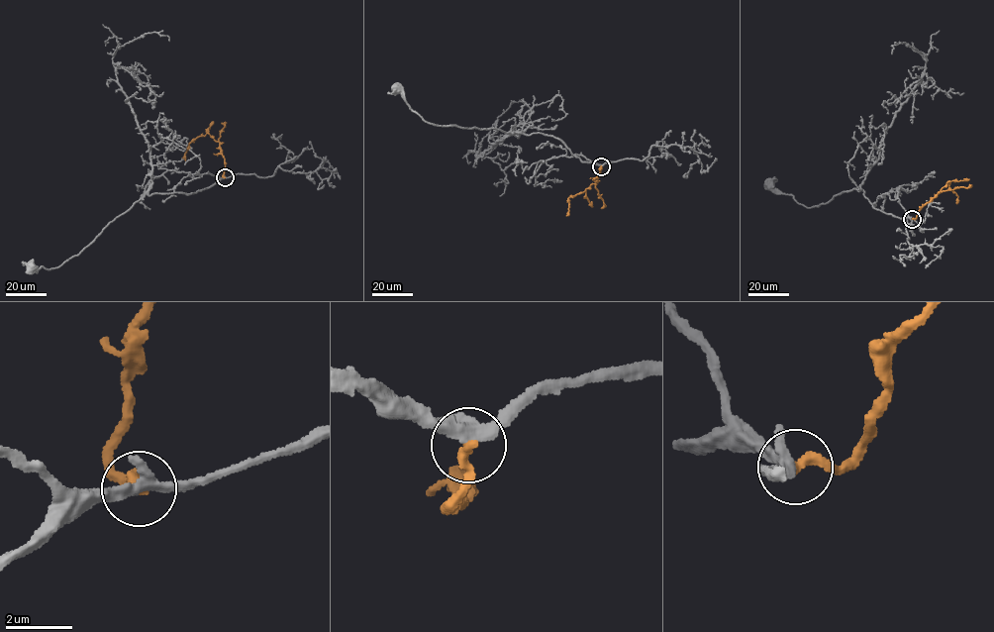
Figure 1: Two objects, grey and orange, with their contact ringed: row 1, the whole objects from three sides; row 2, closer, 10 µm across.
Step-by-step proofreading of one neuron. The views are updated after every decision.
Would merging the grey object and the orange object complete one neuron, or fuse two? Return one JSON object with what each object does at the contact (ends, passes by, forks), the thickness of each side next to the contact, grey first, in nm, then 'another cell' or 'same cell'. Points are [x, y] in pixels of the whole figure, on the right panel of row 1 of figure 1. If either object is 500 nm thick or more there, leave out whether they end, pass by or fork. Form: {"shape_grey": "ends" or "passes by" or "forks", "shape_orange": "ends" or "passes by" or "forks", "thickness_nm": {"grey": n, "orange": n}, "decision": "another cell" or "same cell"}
{"shape_grey": "forks", "shape_orange": "ends", "thickness_nm": {"grey": 280, "orange": 280}, "decision": "another cell"}

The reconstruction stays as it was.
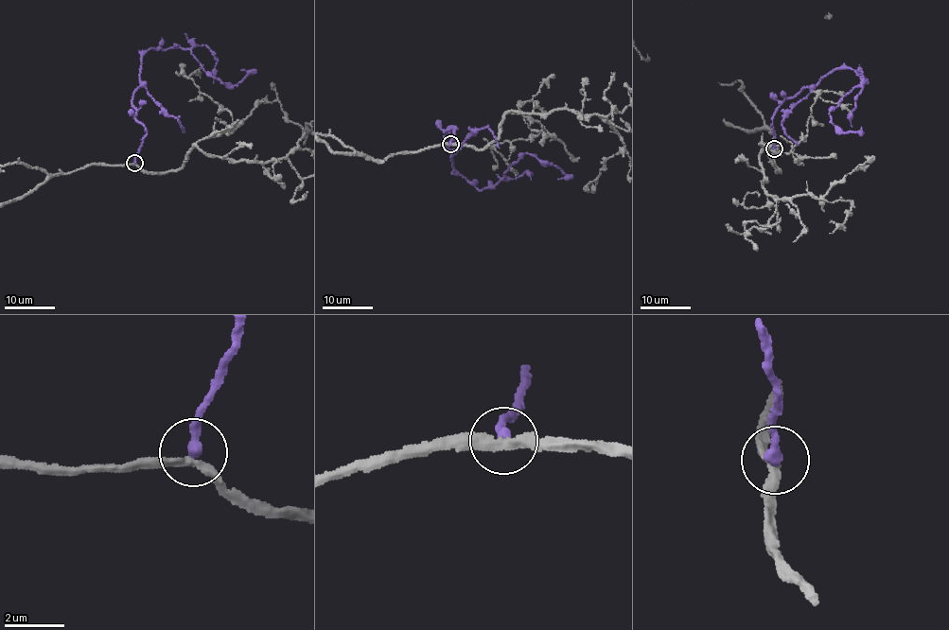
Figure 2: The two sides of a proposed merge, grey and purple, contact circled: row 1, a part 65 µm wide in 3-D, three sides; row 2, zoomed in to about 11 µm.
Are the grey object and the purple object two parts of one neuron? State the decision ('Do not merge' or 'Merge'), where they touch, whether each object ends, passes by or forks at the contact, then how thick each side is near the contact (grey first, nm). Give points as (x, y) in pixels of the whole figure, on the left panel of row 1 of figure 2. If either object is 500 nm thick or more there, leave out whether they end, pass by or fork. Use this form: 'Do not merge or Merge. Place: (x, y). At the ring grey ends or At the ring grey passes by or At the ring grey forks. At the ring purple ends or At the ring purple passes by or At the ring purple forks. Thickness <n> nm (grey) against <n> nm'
Merge. Place: (134, 163). At the ring grey passes by. At the ring purple ends. Thickness 240 nm (grey) against 360 nm

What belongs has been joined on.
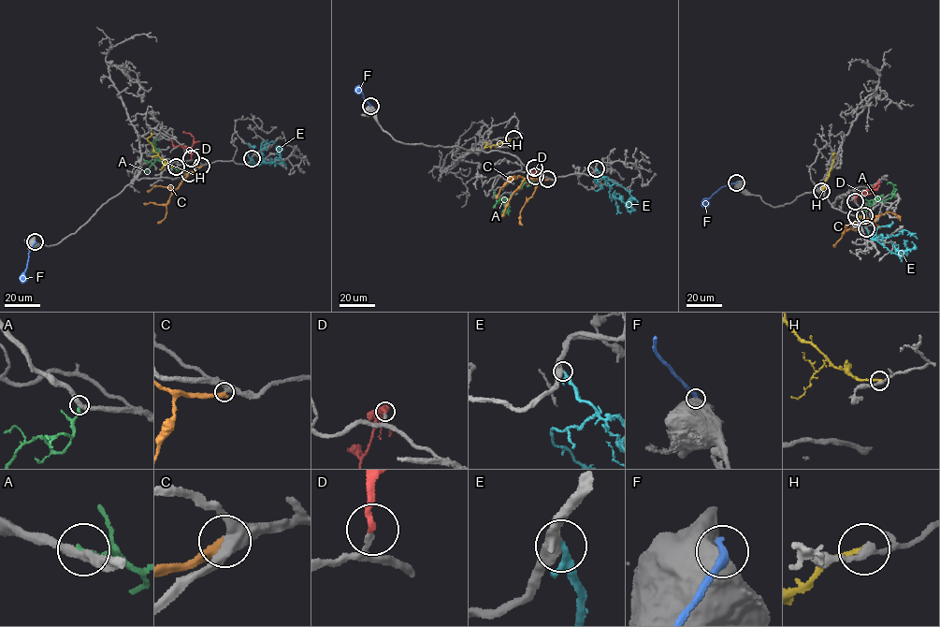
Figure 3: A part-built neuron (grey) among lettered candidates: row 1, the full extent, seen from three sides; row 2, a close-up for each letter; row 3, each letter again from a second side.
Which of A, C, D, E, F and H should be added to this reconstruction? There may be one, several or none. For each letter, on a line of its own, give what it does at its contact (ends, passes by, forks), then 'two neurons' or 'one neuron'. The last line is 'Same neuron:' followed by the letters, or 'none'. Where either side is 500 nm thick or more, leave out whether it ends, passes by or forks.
A: it ends; two neurons
C: it ends; two neurons
D: it ends; one neuron
E: it ends; two neurons
F: two neurons
H: it ends; two neurons
Same neuron: D

